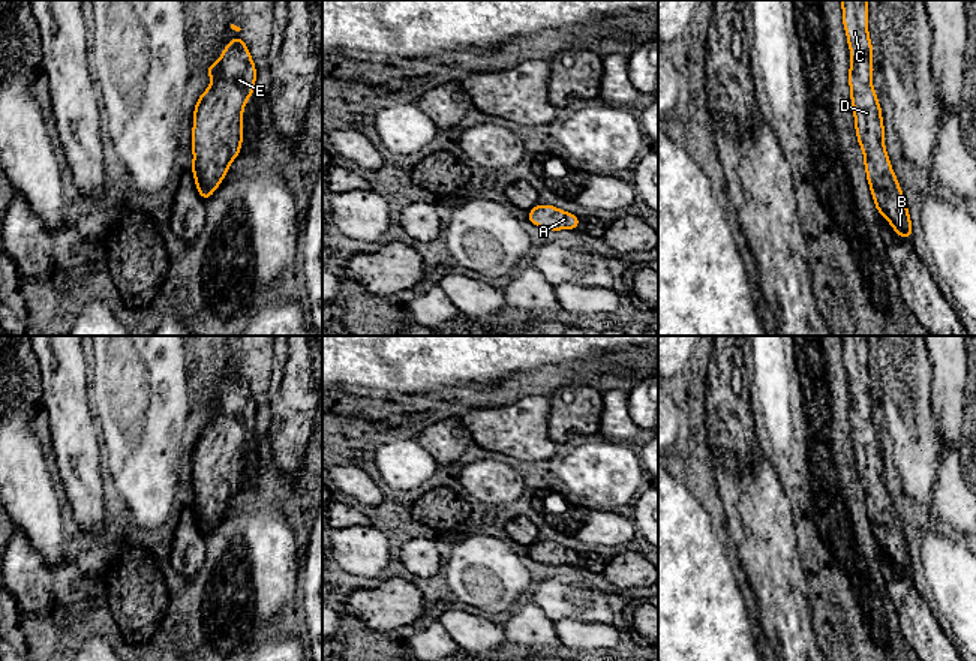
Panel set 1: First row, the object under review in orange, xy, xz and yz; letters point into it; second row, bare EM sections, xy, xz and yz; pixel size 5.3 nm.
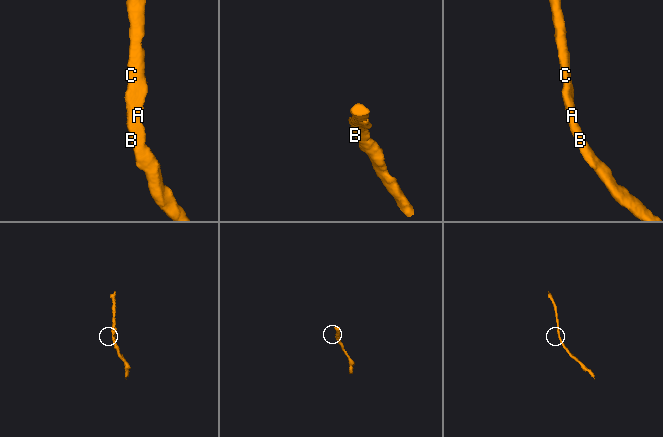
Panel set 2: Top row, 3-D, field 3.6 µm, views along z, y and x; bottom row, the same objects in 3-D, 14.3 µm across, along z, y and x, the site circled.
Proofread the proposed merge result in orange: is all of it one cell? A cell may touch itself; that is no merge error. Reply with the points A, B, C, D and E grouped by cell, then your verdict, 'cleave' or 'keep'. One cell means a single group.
groups A B C D E; keep

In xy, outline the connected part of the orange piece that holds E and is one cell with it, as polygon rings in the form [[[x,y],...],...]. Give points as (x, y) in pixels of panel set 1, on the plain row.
[[[238,373],[205,406],[211,418],[196,438],[192,465],[192,508],[204,537],[217,526],[241,486],[243,445],[256,415],[252,391]]]

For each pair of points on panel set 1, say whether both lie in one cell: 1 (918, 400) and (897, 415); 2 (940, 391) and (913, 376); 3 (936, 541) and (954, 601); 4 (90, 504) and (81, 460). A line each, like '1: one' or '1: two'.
1: one
2: two
3: one
4: one

